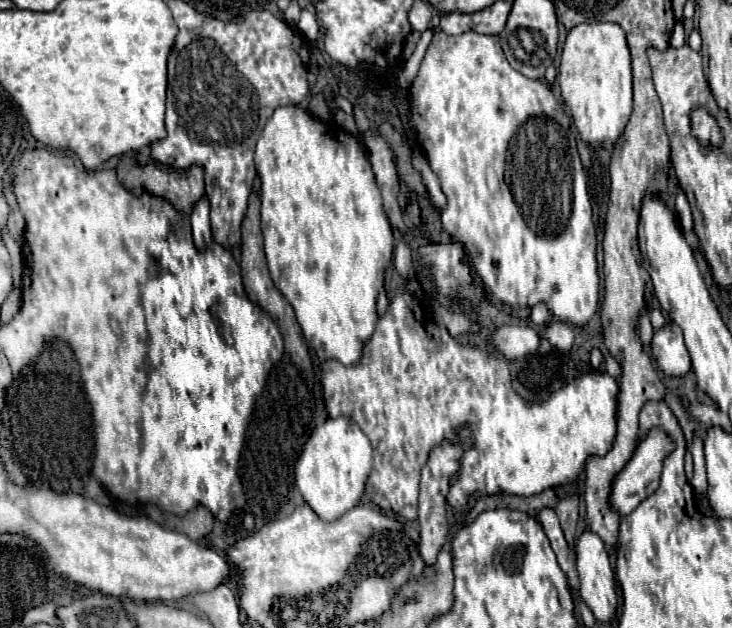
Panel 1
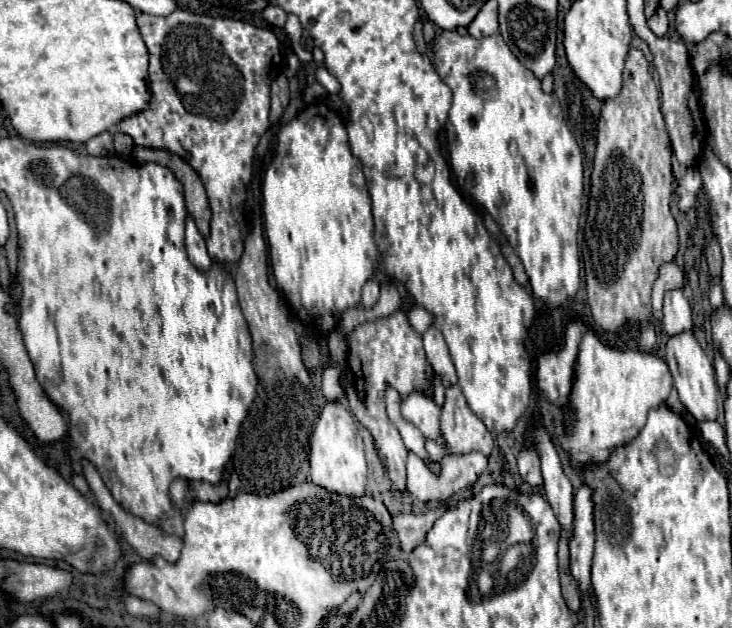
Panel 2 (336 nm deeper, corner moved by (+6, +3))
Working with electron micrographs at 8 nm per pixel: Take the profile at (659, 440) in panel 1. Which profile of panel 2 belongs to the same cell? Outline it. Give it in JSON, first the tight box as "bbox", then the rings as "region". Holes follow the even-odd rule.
{"bbox":[570,484,594,594],"region":[[[582,484],[574,498],[574,530],[570,538],[570,572],[578,580],[580,590],[592,594],[590,564],[594,552],[594,504],[592,488]]]}

